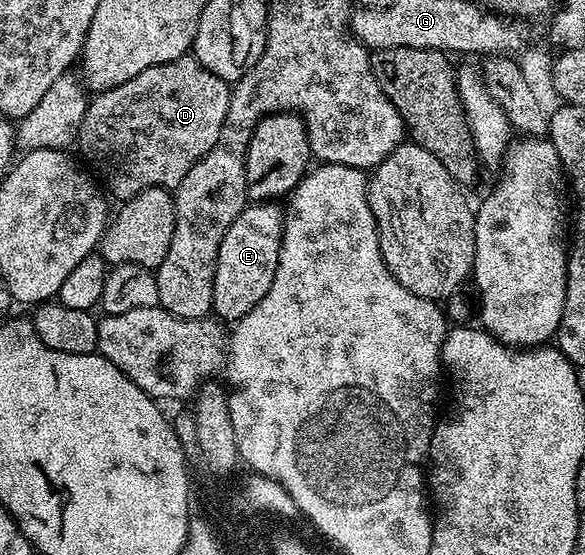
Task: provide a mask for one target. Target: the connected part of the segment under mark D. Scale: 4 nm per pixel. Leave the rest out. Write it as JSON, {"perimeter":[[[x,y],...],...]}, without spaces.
{"perimeter":[[[183,55],[174,61],[142,69],[138,77],[122,81],[122,85],[114,89],[93,94],[88,100],[86,117],[82,117],[78,148],[92,162],[91,170],[102,180],[107,194],[116,201],[129,199],[151,187],[175,189],[197,161],[214,149],[214,141],[218,141],[218,133],[222,133],[222,121],[226,121],[226,109],[230,109],[231,96],[228,82],[214,77],[195,55]]]}

